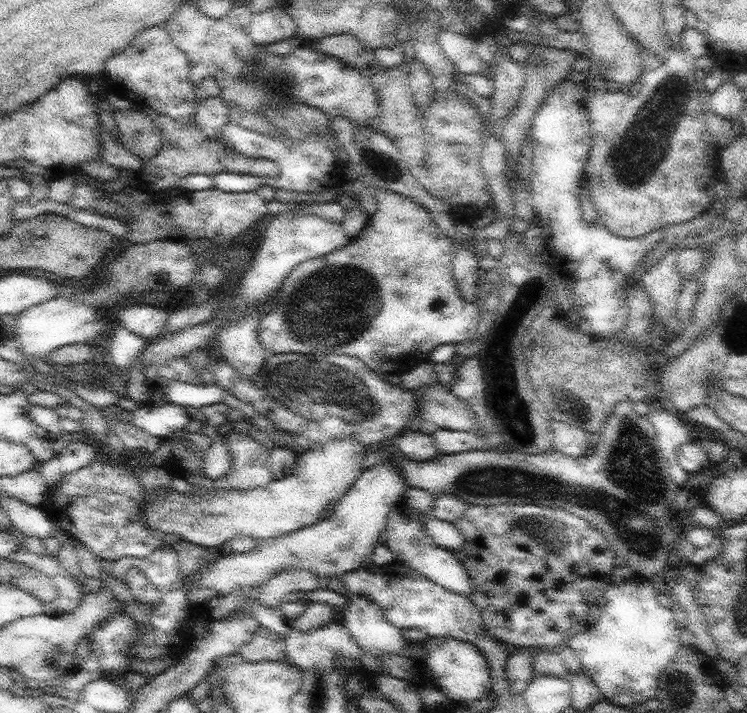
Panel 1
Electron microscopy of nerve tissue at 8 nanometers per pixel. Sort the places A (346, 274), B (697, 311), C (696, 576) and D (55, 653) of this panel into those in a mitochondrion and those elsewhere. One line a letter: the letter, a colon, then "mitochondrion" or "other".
A: other
B: other
C: other
D: mitochondrion

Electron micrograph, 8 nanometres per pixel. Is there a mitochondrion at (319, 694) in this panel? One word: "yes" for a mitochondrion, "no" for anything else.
yes

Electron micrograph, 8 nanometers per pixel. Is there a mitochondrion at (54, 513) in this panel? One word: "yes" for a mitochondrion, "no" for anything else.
no

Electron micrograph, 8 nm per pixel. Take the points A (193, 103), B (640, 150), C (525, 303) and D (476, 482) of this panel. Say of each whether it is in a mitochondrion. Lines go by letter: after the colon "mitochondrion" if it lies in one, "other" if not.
A: other
B: mitochondrion
C: mitochondrion
D: mitochondrion

